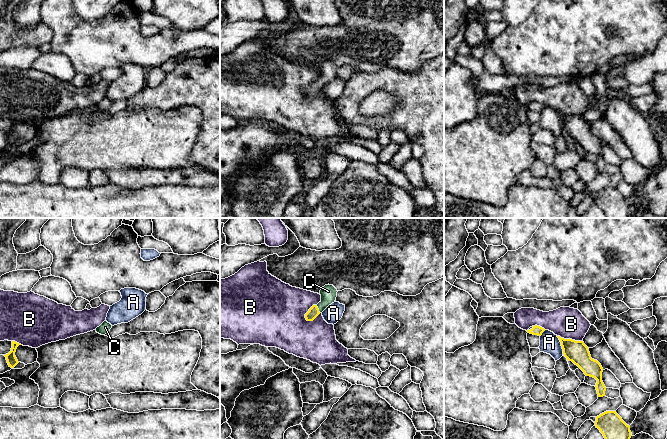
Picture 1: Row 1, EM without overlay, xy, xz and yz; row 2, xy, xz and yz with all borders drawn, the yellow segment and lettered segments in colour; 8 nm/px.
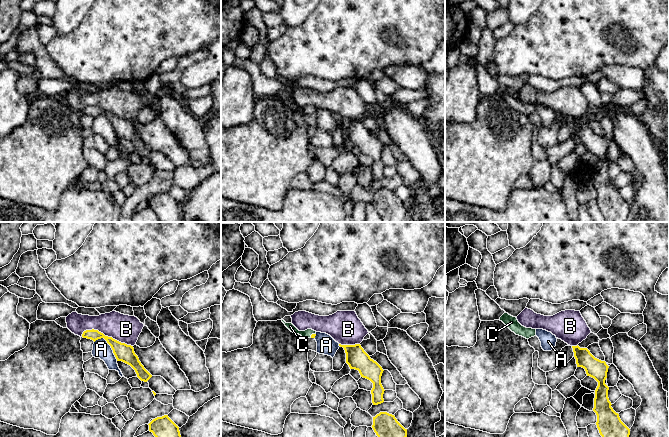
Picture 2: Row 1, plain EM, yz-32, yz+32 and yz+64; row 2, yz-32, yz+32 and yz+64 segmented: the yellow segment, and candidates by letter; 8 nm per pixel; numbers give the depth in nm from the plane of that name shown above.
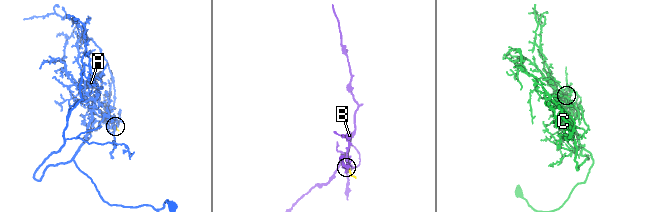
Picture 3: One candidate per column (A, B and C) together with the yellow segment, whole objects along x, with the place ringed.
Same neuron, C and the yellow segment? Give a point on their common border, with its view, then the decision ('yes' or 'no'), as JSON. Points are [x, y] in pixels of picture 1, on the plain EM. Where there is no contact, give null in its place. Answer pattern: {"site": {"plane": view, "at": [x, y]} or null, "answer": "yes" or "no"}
{"site": {"plane": "xz", "at": [318, 85]}, "answer": "yes"}

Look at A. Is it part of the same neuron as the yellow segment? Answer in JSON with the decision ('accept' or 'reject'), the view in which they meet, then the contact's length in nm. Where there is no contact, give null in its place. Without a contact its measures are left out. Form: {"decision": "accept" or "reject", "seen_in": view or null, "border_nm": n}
{"decision": "reject", "seen_in": "yz", "border_nm": 160}

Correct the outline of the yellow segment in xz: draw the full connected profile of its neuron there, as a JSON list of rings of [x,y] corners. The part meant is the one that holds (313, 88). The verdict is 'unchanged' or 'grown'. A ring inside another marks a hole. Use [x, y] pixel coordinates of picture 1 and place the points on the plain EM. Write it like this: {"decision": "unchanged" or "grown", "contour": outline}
{"decision": "grown", "contour": [[[325,61],[320,66],[321,77],[317,81],[313,81],[305,90],[307,97],[313,97],[320,89],[322,89],[329,81],[335,78],[337,73],[337,65],[333,61]]]}

